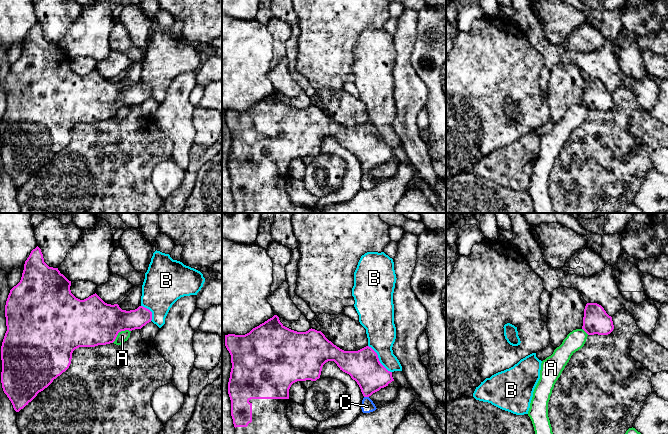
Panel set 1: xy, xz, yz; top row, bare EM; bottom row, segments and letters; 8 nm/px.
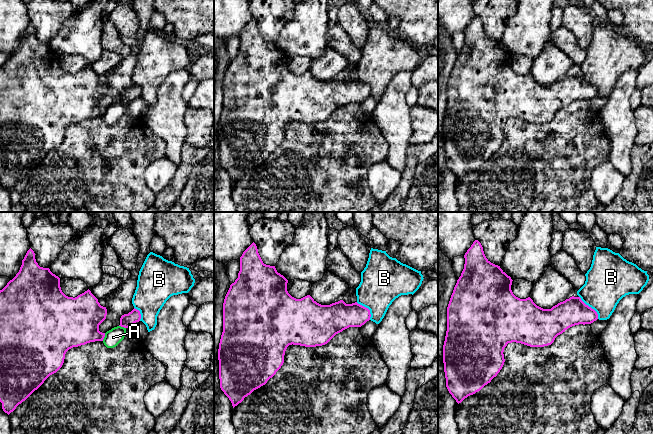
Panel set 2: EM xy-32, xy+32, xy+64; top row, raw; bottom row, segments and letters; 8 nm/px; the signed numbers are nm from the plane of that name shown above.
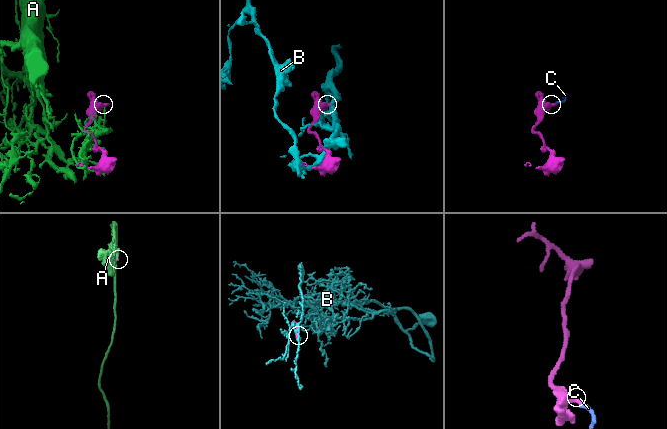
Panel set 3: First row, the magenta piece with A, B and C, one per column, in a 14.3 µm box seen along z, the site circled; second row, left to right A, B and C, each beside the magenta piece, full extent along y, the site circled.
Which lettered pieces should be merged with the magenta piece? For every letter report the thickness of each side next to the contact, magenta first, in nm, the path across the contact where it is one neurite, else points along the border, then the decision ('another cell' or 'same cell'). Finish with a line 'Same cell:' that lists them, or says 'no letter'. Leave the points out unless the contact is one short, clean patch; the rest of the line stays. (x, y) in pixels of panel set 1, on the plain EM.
A: calibres 380 and 90 nm; border xy (130, 106), (121, 106), (112, 118); another cell
B: calibres 260 and 240 nm; border xz (368, 121), (376, 129), (378, 136), (391, 148); another cell
C: calibres 260 and 110 nm; way xz (363, 142), (366, 147), (366, 172), (367, 182); same cell
Same cell: C

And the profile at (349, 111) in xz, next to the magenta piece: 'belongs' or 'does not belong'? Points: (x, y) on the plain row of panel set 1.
does not belong

